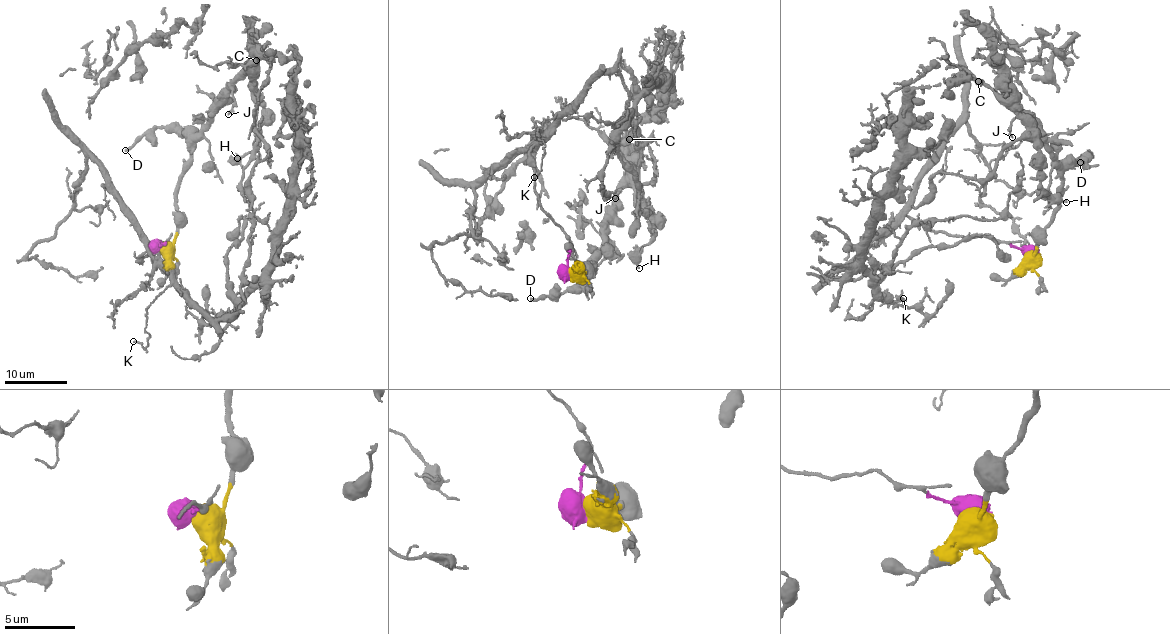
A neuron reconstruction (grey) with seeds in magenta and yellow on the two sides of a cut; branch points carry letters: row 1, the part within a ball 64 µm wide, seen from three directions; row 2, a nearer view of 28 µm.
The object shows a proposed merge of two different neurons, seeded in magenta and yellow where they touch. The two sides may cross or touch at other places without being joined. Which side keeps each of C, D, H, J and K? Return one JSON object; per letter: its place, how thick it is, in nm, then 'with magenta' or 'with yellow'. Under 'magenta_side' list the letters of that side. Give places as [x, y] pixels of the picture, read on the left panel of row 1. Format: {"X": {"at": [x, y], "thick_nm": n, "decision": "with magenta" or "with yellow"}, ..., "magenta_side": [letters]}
{"C": {"at": [256, 60], "thick_nm": 600, "decision": "with yellow"}, "D": {"at": [125, 150], "thick_nm": 240, "decision": "with yellow"}, "H": {"at": [237, 158], "thick_nm": 190, "decision": "with yellow"}, "J": {"at": [228, 114], "thick_nm": 90, "decision": "with yellow"}, "K": {"at": [133, 341], "thick_nm": 130, "decision": "with magenta"}, "magenta_side": ["K"]}

